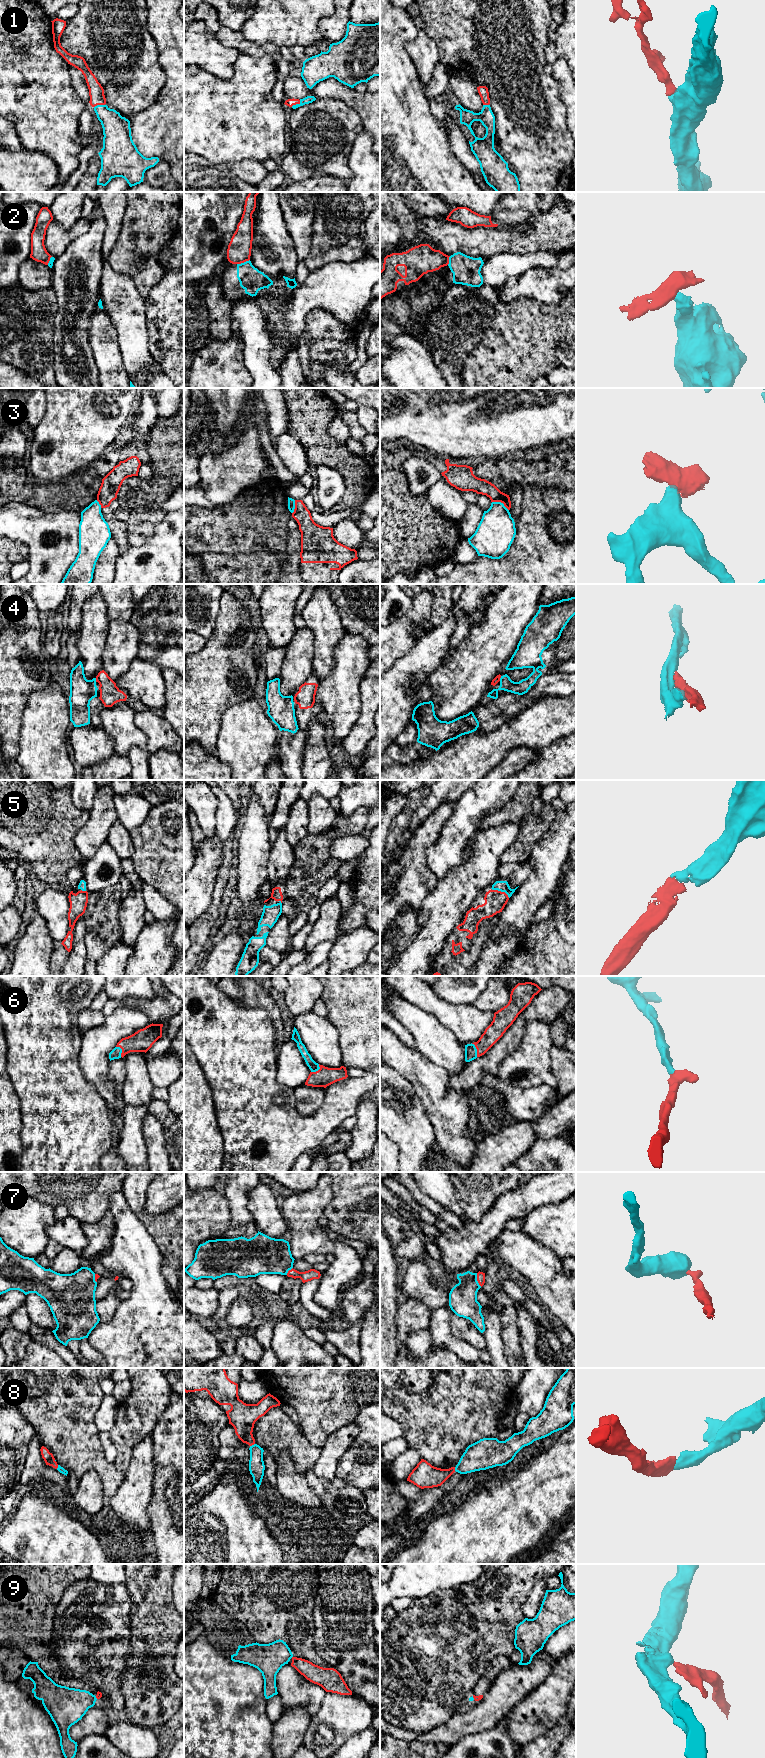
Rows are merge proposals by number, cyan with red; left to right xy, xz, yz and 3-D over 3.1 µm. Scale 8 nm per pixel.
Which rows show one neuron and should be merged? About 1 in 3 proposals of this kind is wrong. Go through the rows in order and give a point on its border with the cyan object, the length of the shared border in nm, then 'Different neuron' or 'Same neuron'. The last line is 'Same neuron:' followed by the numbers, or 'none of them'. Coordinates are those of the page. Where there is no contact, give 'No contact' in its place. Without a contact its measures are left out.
1: Touches cyan at xz (296, 104). Shared border 90 nm. Same neuron
2: Touches cyan at xz (244, 262). Shared border 110 nm. Different neuron
3: Touches cyan at yz (500, 502). Shared border 150 nm. Different neuron
4: Touches cyan at yz (500, 678). Shared border 40 nm. Different neuron
5: Touches cyan at yz (500, 890). Shared border 170 nm. Same neuron
6: Touches cyan at yz (476, 1049). Shared border 120 nm. Same neuron
7: Touches cyan at yz (476, 1280). Shared border 120 nm. Same neuron
8: Touches cyan at xz (252, 1445). Shared border 50 nm. Same neuron
9: Touches cyan at yz (473, 1698). Shared border 40 nm. Different neuron
Same neuron: 1, 5, 6, 7, 8

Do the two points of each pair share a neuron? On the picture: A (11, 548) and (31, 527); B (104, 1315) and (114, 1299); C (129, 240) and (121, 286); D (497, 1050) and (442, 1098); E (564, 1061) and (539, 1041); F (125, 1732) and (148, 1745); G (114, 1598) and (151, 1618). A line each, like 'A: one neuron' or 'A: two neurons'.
A: two neurons
B: one neuron
C: two neurons
D: two neurons
E: two neurons
F: one neuron
G: two neurons

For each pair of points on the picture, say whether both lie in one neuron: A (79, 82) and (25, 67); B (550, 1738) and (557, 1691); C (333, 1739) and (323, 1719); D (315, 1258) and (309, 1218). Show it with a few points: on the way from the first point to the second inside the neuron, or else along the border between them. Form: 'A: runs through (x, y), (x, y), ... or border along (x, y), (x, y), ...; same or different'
A: border along (67, 64), (71, 85), (82, 101); different
B: border along (565, 1711), (554, 1726), (532, 1741); different
C: runs through (328, 1734), (328, 1724); same
D: border along (327, 1255), (312, 1253), (306, 1254), (302, 1258); different

